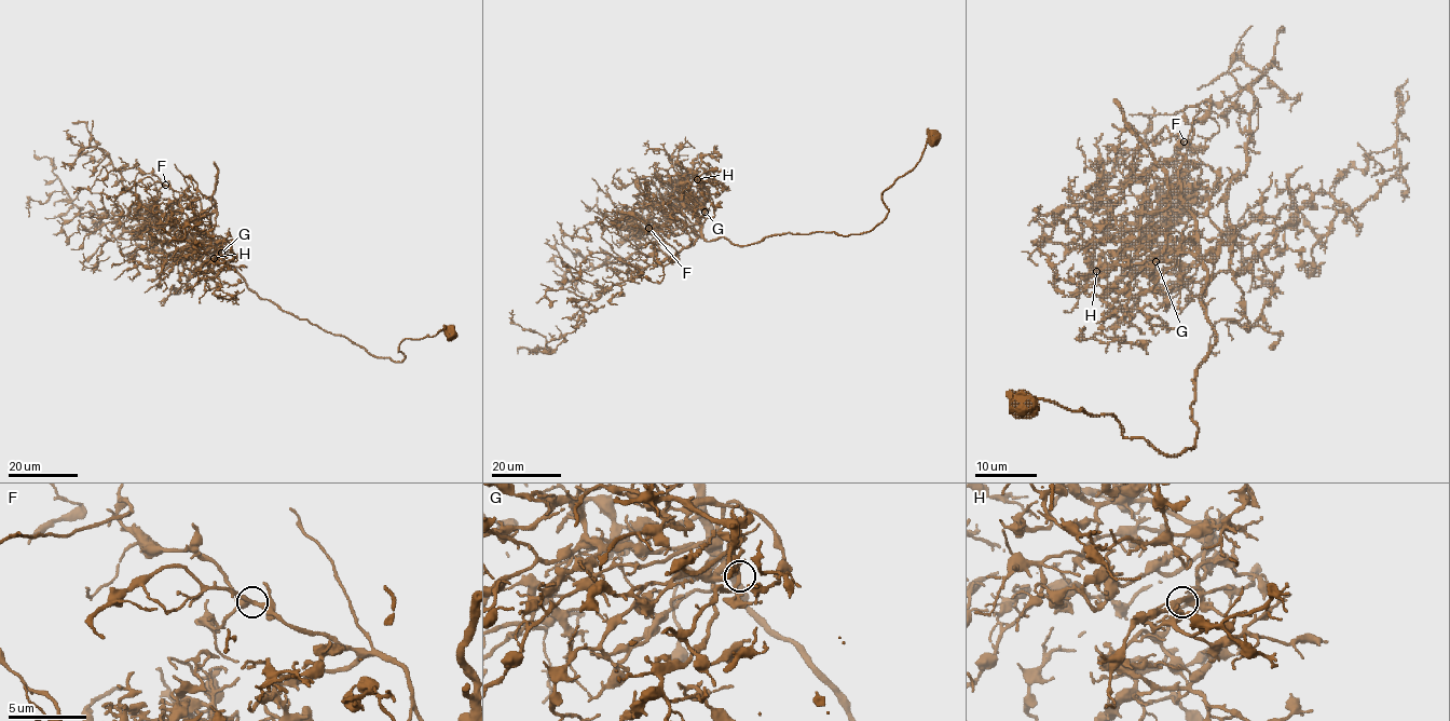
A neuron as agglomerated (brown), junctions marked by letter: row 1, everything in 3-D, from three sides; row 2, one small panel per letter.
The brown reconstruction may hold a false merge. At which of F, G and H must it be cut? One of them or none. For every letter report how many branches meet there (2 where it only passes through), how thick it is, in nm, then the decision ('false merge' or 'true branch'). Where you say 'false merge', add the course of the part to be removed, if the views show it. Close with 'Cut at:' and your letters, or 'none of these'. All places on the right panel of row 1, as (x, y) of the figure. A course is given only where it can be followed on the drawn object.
F: 3 | 260 nm | true branch
G: 3 | 300 nm | true branch
H: 3 | 260 nm | false merge | (1096, 270), (1146, 248), (1206, 272), (1194, 446), (1167, 456), (1113, 417), (1011, 406)
Cut at: H

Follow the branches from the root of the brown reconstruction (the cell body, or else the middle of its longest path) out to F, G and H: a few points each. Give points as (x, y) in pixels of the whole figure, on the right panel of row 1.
F: (1025, 404), (1111, 415), (1124, 436), (1167, 456), (1194, 446), (1192, 381), (1215, 329), (1180, 194), (1184, 141)
G: (1025, 404), (1111, 415), (1167, 456), (1194, 446), (1192, 381), (1215, 344), (1206, 269), (1156, 261)
H: (1025, 404), (1111, 415), (1167, 456), (1194, 446), (1192, 381), (1215, 344), (1206, 269), (1129, 248), (1096, 270)

